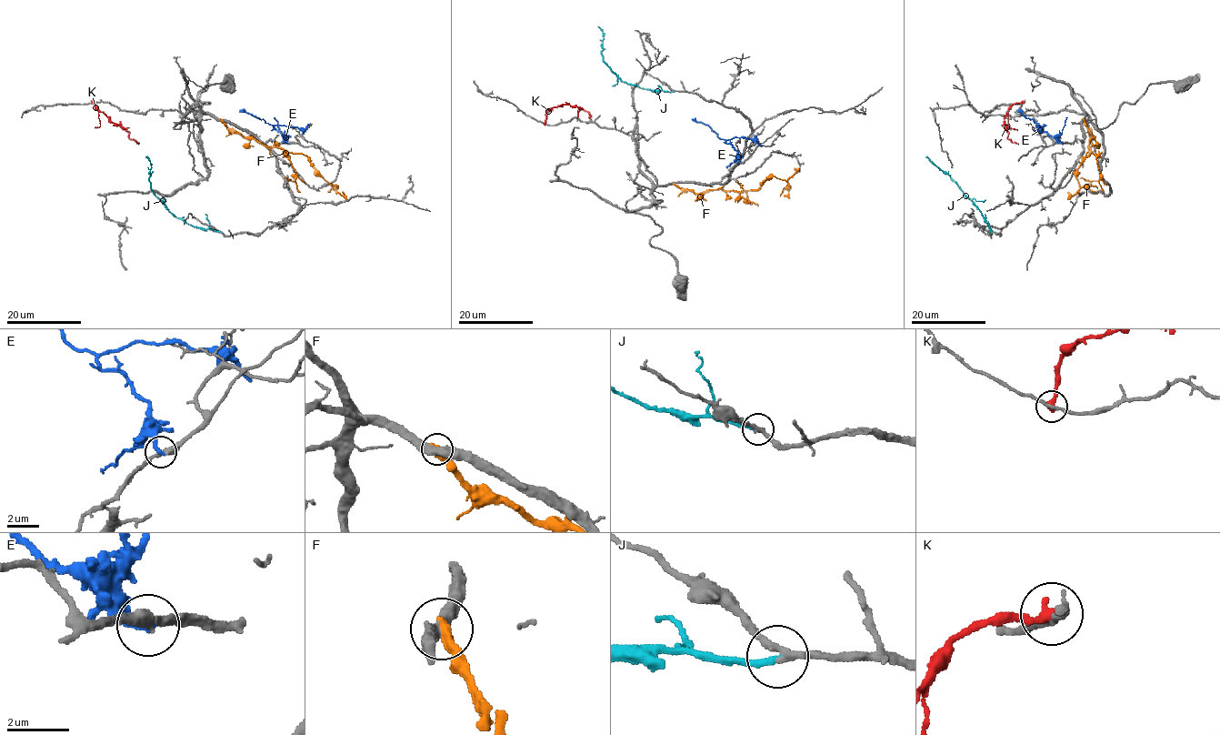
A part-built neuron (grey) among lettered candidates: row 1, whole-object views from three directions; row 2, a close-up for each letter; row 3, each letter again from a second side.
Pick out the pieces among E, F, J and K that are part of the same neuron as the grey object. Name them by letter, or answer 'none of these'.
J

